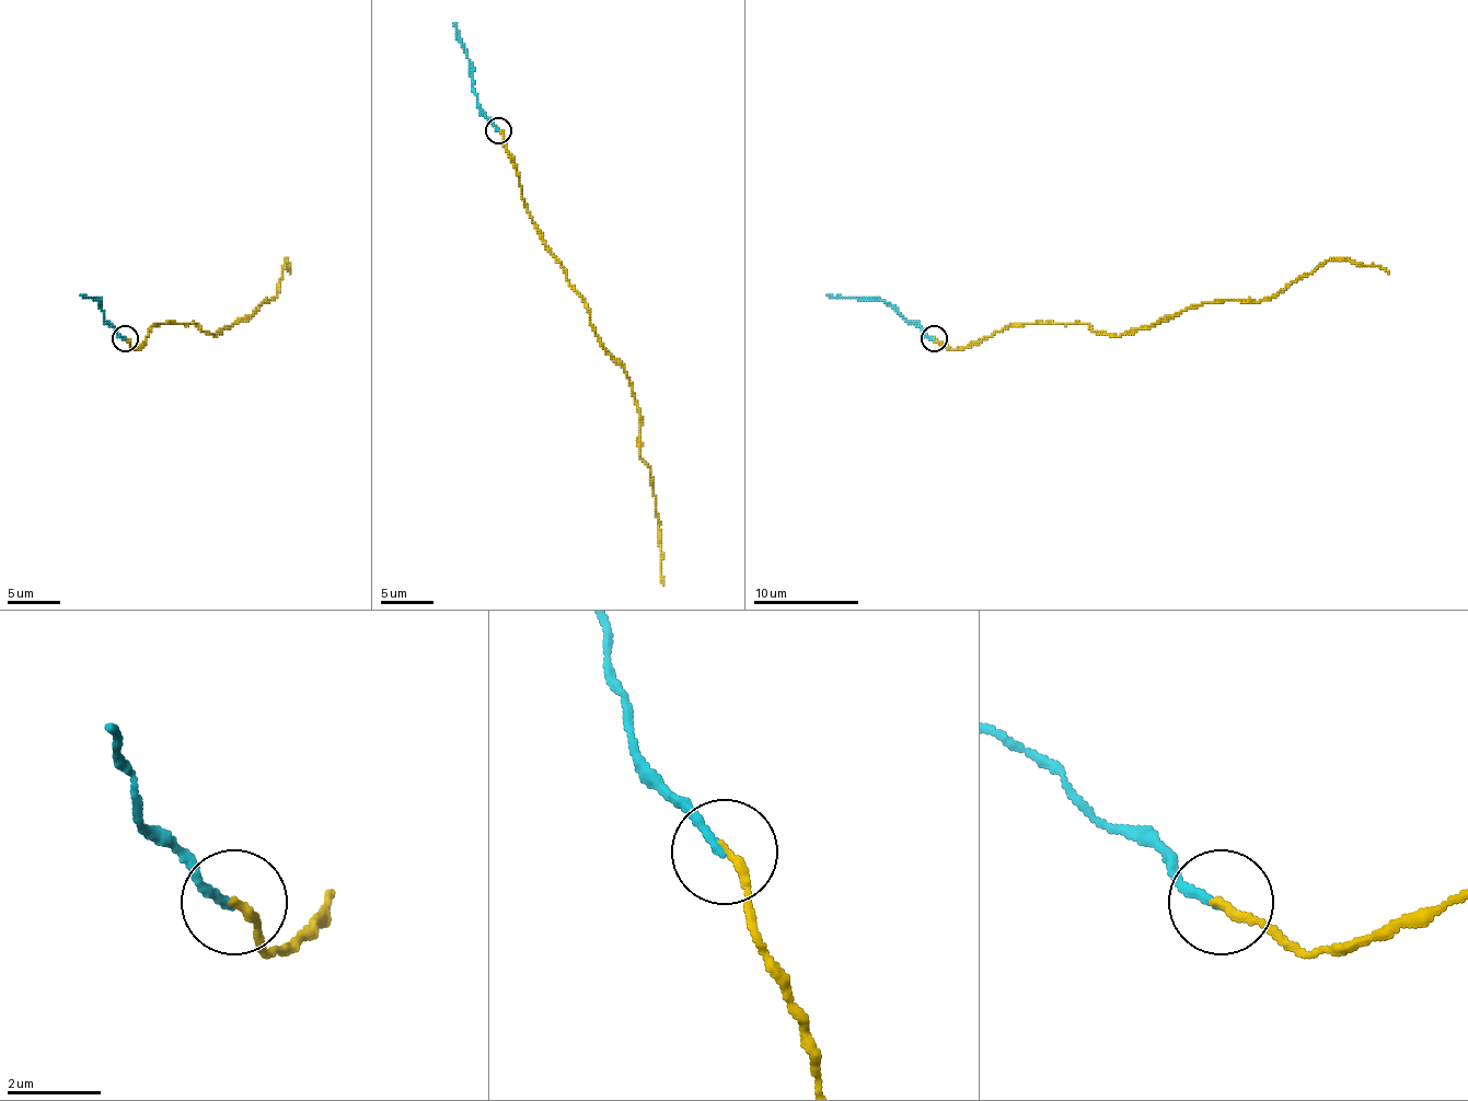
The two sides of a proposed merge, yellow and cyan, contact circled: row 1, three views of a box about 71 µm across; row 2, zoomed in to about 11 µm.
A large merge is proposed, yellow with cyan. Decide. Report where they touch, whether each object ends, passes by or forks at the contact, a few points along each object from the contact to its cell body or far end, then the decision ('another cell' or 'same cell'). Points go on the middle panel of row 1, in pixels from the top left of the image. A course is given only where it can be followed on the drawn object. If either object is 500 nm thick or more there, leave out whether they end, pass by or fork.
place (498, 130); yellow ends; cyan ends; course yellow (498, 130), (532, 222), (577, 291), (600, 346), (632, 385), (639, 414), (639, 456), (650, 470), (663, 584); course cyan (498, 130), (477, 102), (472, 62), (453, 23); same cell

